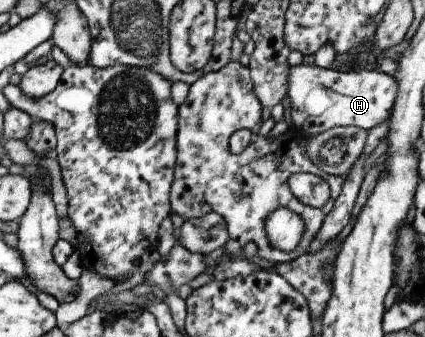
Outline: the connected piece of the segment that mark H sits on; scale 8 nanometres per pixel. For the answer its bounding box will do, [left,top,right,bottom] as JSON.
[287,62,398,136]

